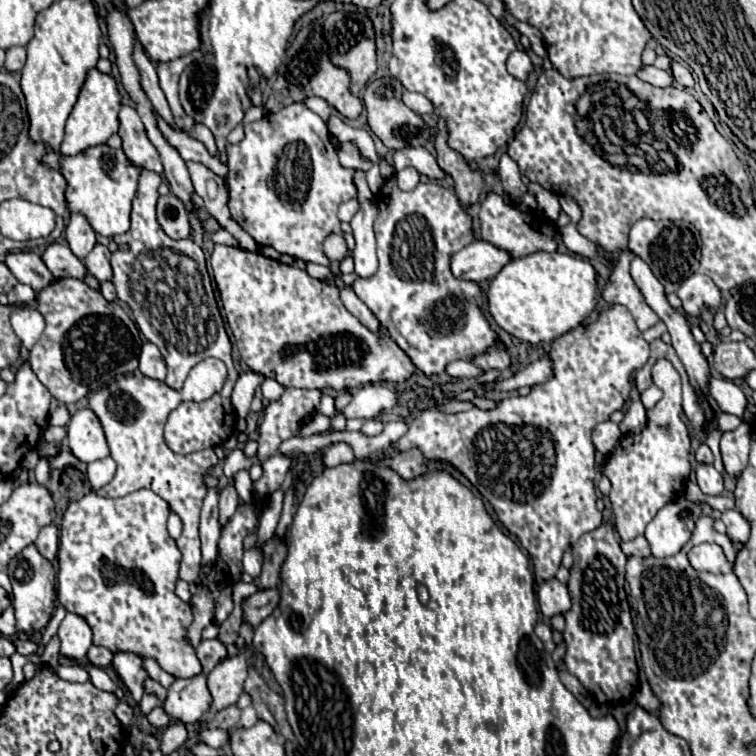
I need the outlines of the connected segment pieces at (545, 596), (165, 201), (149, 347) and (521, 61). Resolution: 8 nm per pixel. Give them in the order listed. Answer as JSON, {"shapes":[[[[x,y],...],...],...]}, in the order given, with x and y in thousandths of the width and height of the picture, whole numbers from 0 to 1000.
{"shapes":[[[[728,765],[712,775],[712,796],[720,817],[728,817],[730,812],[746,812],[754,804],[754,786],[749,772],[738,770],[735,765]]],[[[230,257],[209,262],[209,296],[230,317],[251,312],[251,296],[249,296],[246,275],[243,275],[241,265],[233,262]]],[[[193,452],[188,458],[188,468],[185,468],[185,492],[196,500],[206,500],[212,505],[220,503],[220,481],[217,474],[212,468],[212,463],[201,455]]],[[[683,63],[683,66],[672,74],[669,87],[672,87],[672,95],[675,95],[680,103],[685,103],[685,106],[696,106],[698,98],[701,98],[701,93],[704,93],[704,82],[701,82],[696,66],[690,66],[690,63]]]]}

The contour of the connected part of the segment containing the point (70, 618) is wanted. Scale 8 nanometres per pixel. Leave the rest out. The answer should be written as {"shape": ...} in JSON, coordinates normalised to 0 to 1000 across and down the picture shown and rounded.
{"shape":[[[87,812],[77,831],[77,844],[79,844],[79,865],[85,870],[95,873],[111,873],[116,857],[122,854],[122,833],[106,815],[101,812]]]}

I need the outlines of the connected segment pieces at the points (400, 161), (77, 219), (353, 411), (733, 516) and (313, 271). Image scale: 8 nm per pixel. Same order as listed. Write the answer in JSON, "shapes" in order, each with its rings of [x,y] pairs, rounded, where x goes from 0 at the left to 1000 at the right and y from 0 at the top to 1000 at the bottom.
{"shapes":[[[[537,193],[532,198],[524,198],[521,201],[521,212],[519,212],[519,220],[524,225],[532,225],[537,220],[545,220],[550,222],[556,230],[563,230],[566,235],[587,235],[587,228],[582,225],[582,220],[577,217],[577,209],[558,193]]],[[[95,283],[93,294],[87,299],[87,315],[93,323],[93,331],[111,344],[116,339],[116,333],[124,328],[127,323],[127,307],[122,304],[119,294],[108,286],[108,283]]],[[[481,508],[466,519],[466,532],[452,542],[458,553],[484,553],[484,550],[500,550],[505,542],[521,540],[526,534],[526,524],[521,519],[519,532],[519,516],[505,508]]],[[[963,675],[955,680],[955,690],[960,693],[960,706],[968,712],[968,714],[979,714],[979,717],[987,717],[992,712],[992,696],[987,690],[987,685],[974,677],[974,675]]],[[[413,347],[405,349],[405,360],[407,360],[413,368],[418,368],[418,370],[434,370],[437,362],[439,362],[437,354],[423,352],[423,349],[413,349]]]]}

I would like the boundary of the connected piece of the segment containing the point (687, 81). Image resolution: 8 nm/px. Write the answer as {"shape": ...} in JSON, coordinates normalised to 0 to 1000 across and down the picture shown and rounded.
{"shape":[[[889,82],[889,101],[892,101],[892,106],[894,106],[897,111],[902,111],[902,114],[907,114],[907,116],[915,116],[915,114],[918,114],[915,95],[913,95],[905,85],[899,85],[899,82]]]}

